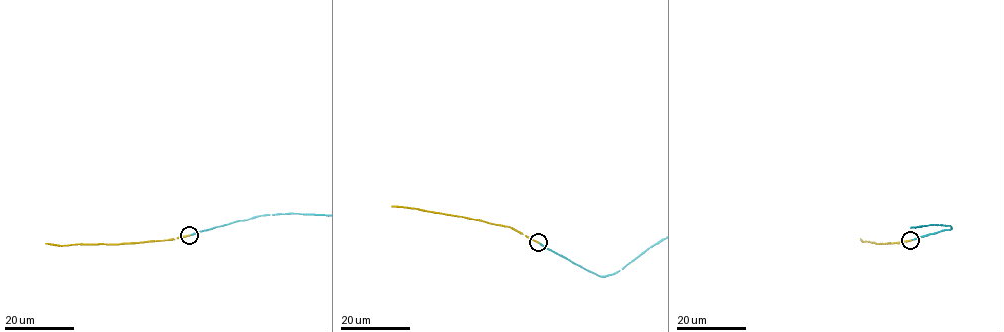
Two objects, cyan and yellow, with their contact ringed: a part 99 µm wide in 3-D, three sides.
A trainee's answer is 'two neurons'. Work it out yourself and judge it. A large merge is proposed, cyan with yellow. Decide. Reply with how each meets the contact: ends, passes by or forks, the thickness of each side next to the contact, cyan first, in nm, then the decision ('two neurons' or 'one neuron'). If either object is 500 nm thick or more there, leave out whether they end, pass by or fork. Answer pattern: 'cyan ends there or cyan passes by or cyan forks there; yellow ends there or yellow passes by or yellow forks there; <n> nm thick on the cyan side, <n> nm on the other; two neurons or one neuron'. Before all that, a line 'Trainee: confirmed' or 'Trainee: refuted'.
Trainee: refuted
cyan ends there; yellow ends there; 190 nm thick on the cyan side, 160 nm on the other; one neuron

